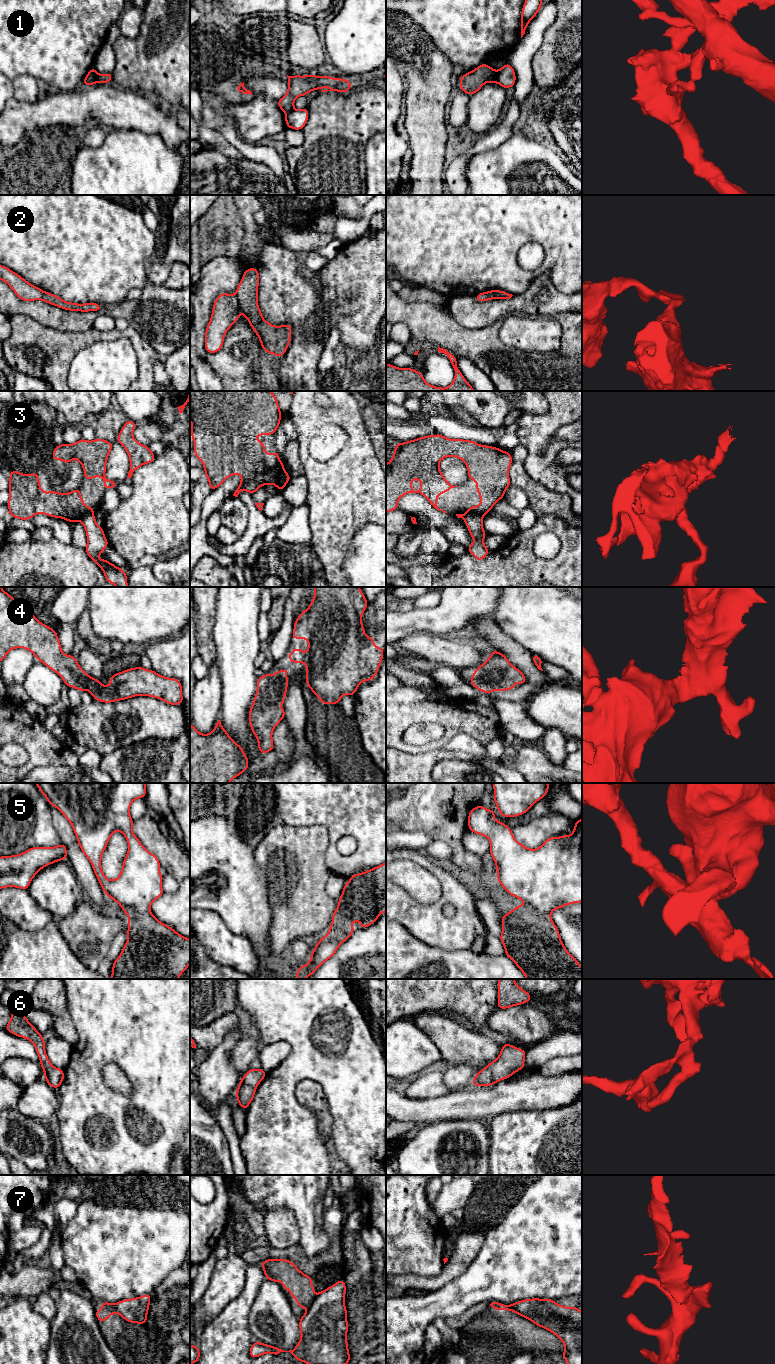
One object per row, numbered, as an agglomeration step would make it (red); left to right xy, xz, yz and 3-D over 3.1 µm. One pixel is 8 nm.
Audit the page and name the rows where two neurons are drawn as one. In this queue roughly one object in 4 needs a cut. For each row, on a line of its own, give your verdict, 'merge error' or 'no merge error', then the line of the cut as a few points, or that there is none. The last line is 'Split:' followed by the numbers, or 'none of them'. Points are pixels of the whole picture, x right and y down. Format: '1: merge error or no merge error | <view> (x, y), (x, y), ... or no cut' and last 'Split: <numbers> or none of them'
1: merge error | xy (96, 72), (94, 82)
2: merge error | xz (236, 296), (239, 302), (239, 309)
3: merge error | yz (482, 515), (467, 514), (463, 518)
4: no merge error | no cut
5: merge error | yz (526, 903), (534, 909), (549, 915)
6: no merge error | no cut
7: merge error | xz (314, 1295), (313, 1301), (308, 1308)
Split: 1, 2, 3, 5, 7

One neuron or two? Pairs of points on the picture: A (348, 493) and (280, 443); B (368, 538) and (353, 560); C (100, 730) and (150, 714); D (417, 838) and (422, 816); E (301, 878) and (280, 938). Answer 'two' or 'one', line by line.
A: two
B: one
C: one
D: two
E: one

